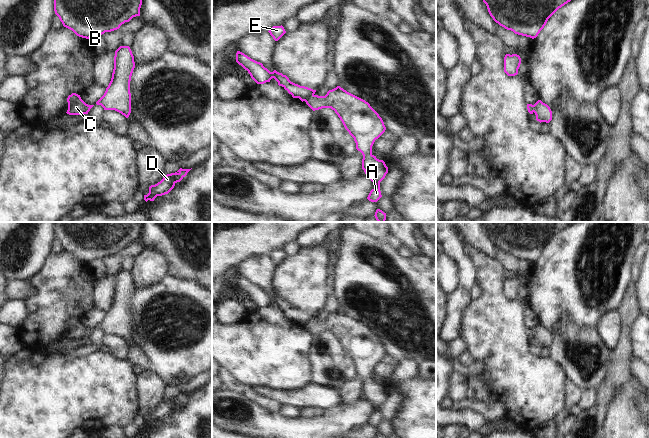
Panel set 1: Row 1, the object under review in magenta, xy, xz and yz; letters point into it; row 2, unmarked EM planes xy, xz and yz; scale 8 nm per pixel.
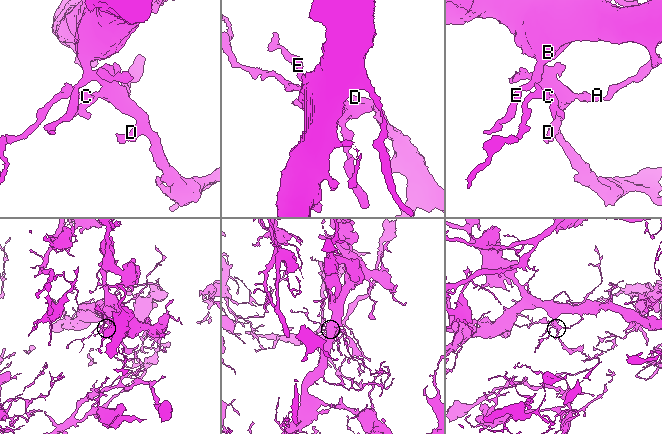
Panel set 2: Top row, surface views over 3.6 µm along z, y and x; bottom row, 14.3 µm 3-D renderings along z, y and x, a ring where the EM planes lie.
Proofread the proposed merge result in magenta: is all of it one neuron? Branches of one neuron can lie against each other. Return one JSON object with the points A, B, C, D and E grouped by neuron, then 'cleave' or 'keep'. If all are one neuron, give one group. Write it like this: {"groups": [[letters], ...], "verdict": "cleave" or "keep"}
{"groups": [["A", "B", "D", "E"], ["C"]], "verdict": "cleave"}

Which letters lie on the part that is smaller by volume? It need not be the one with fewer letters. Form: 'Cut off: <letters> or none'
Cut off: C.

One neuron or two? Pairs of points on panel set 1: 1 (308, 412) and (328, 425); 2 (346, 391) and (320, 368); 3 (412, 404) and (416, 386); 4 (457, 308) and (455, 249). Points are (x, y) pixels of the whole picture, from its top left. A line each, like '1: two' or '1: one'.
1: two
2: two
3: one
4: one

